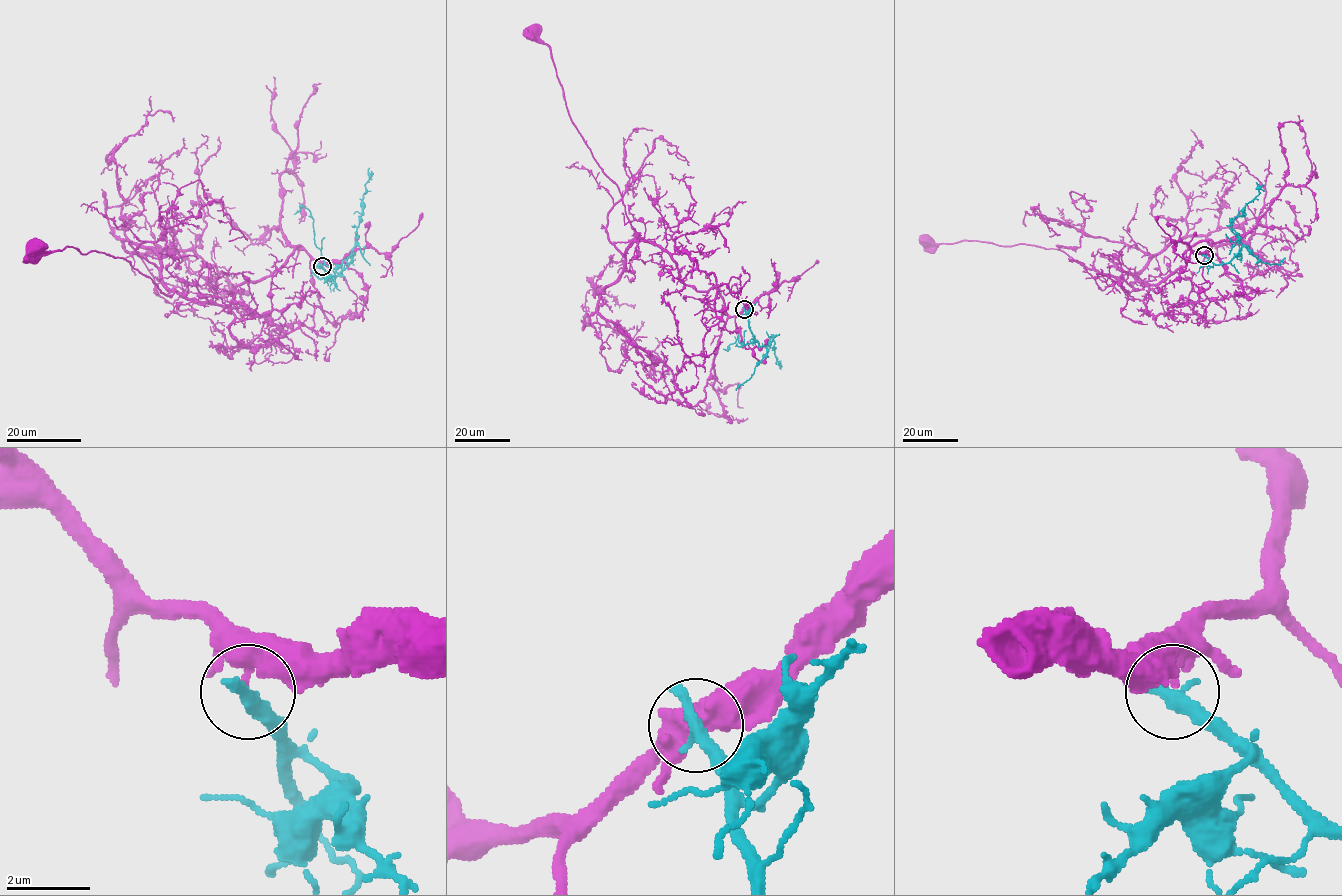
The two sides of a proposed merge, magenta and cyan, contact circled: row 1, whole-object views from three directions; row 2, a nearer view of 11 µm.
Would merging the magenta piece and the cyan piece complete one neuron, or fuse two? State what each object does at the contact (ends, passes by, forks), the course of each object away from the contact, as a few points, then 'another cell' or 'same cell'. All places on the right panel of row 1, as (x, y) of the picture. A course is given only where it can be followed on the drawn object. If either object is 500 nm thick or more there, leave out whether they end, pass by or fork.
magenta ends there; cyan ends there; magenta runs (1205, 255), (1210, 240), (1192, 245), (1185, 266), (1147, 284), (1132, 273), (1087, 268), (1055, 249), (927, 240); cyan runs (1205, 255), (1216, 264), (1222, 264), (1241, 250), (1242, 244), (1231, 224), (1247, 204), (1258, 195), (1256, 182); another cell

